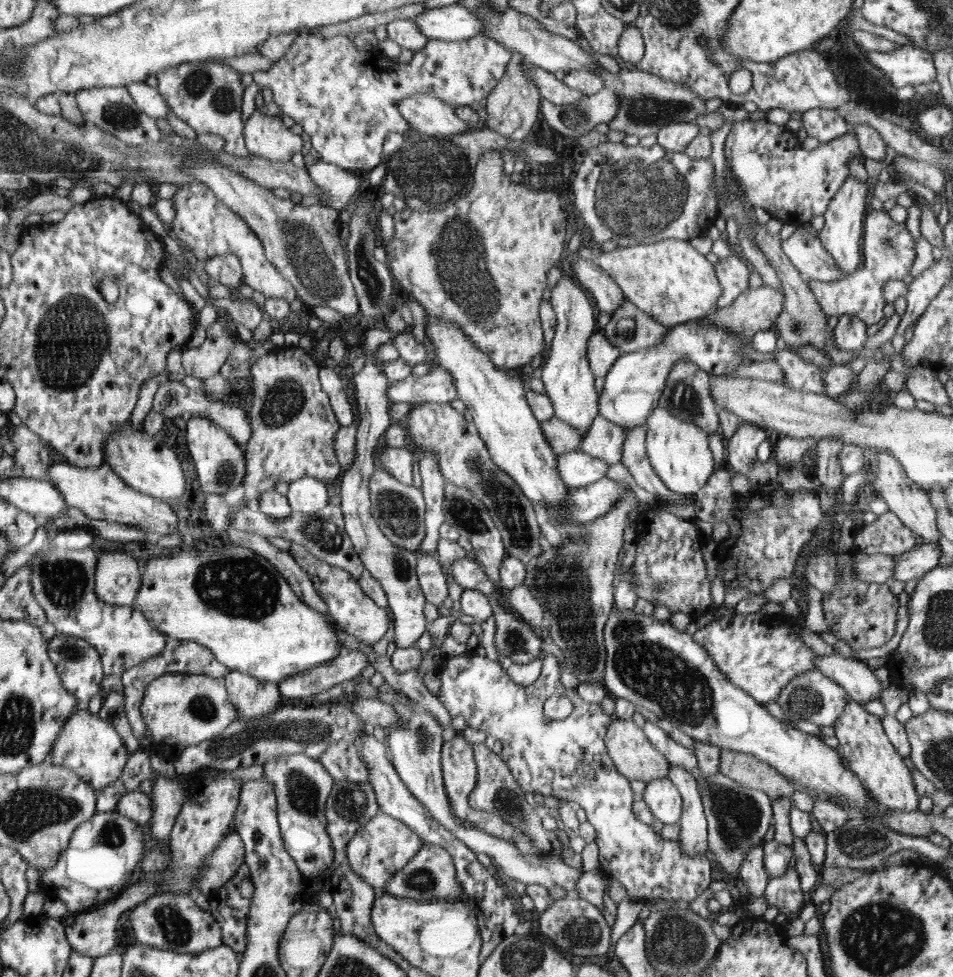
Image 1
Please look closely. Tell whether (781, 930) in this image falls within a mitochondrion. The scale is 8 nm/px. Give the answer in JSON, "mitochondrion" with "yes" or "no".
{"mitochondrion":"no"}

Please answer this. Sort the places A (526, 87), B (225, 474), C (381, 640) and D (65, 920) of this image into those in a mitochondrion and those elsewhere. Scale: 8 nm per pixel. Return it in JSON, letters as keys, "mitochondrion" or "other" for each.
{"A":"other","B":"mitochondrion","C":"other","D":"other"}

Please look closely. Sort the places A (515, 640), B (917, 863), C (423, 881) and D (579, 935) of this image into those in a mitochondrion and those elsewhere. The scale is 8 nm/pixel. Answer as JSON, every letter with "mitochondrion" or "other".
{"A":"mitochondrion","B":"other","C":"mitochondrion","D":"mitochondrion"}

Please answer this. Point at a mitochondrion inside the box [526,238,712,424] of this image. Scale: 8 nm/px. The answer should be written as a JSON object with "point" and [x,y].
{"point":[682,397]}

